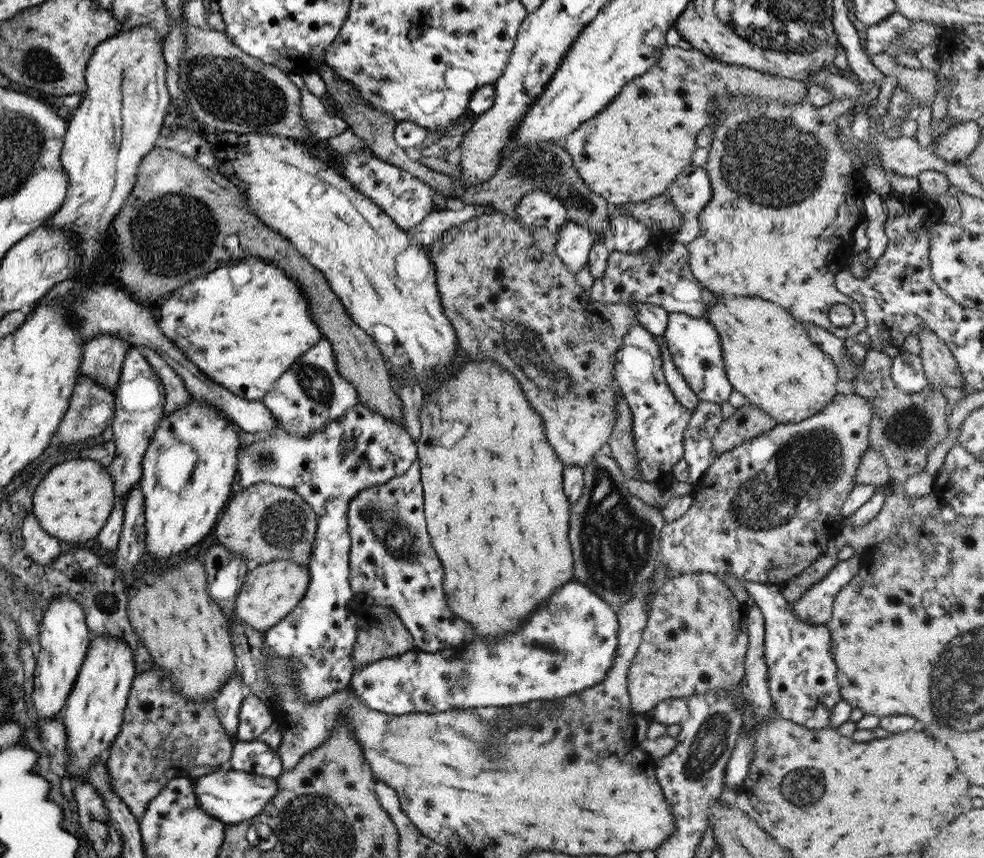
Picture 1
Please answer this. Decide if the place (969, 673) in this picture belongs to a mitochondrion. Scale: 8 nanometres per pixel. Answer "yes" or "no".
yes

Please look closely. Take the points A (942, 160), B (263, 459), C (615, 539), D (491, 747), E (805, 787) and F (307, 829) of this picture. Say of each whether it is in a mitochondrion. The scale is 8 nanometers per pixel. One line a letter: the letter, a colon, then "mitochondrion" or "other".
A: other
B: mitochondrion
C: mitochondrion
D: mitochondrion
E: mitochondrion
F: mitochondrion

